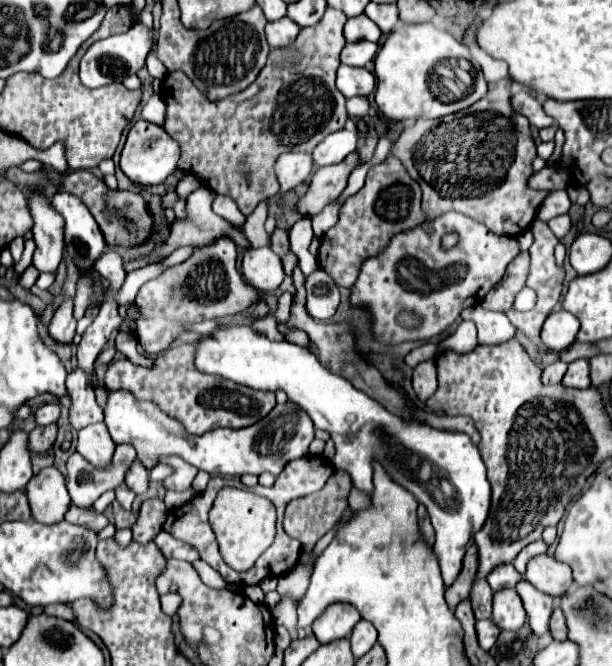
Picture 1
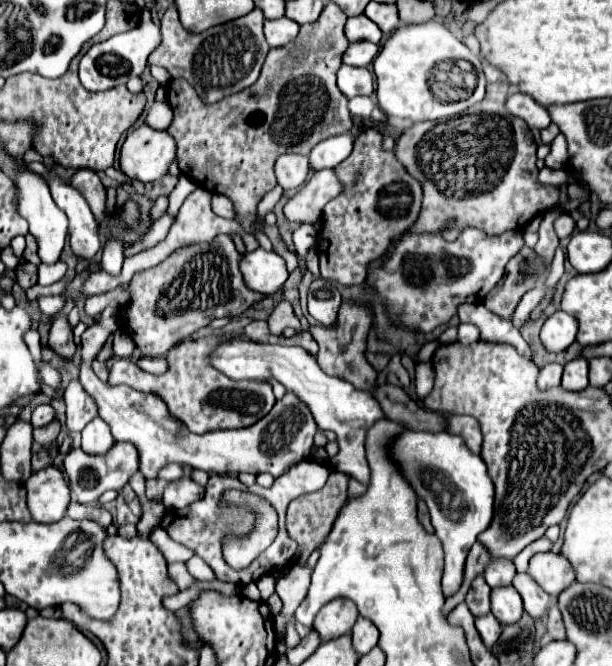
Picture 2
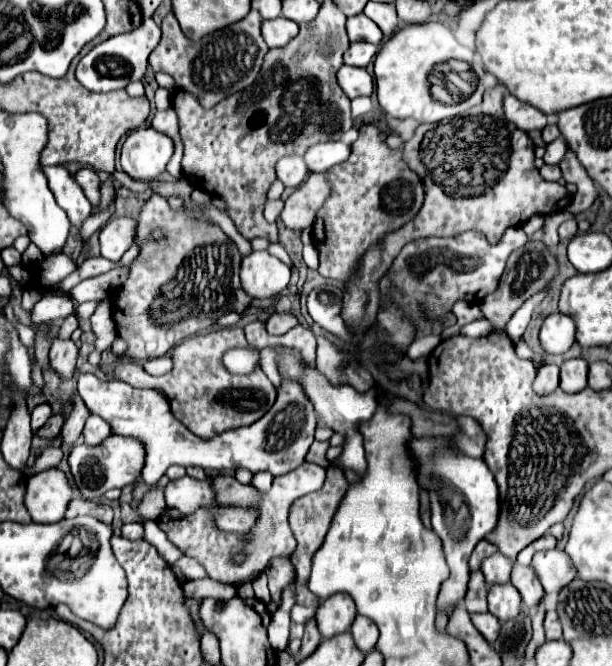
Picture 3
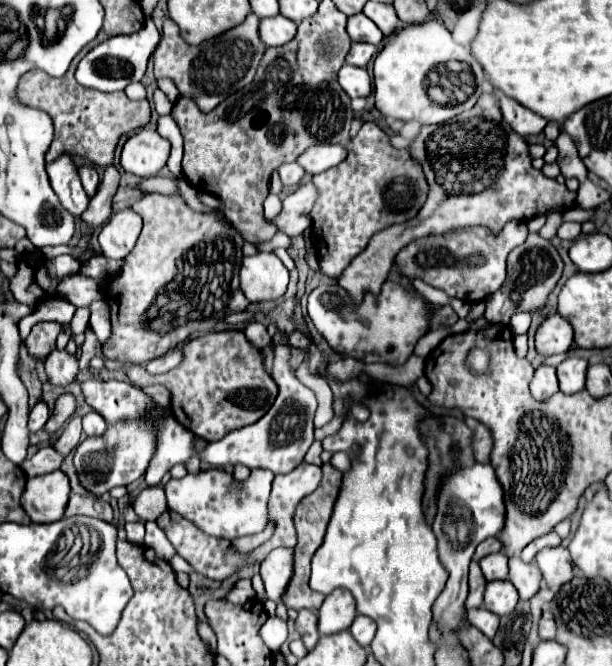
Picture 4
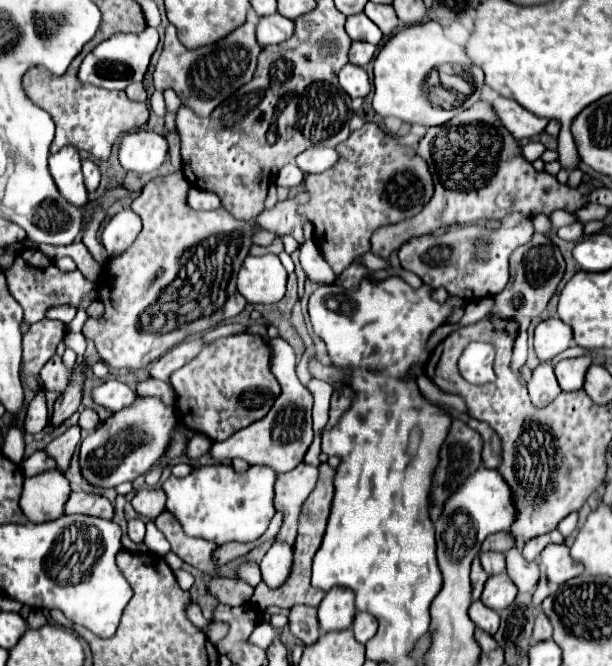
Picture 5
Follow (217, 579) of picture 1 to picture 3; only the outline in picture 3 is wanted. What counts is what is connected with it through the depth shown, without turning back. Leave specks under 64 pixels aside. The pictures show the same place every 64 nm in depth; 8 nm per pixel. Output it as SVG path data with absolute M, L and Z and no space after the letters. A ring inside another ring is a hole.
M188 556L180 558L180 560L176 562L176 566L180 566L180 570L184 572L184 576L186 576L188 580L206 578L206 576L208 576L208 574L204 572L204 566L202 566L198 560L192 560L192 558L188 558Z

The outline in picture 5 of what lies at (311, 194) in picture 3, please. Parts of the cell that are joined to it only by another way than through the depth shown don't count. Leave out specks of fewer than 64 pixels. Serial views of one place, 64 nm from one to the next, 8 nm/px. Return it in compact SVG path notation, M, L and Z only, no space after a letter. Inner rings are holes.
M302 190L298 196L278 202L274 210L264 210L260 214L260 226L272 230L274 234L294 236L298 242L304 242L302 226L306 222L304 216L298 214L298 208L308 202L308 190Z

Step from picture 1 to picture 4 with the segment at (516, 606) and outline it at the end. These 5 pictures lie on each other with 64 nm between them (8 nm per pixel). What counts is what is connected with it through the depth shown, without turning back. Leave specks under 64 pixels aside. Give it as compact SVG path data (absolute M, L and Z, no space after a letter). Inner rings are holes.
M508 580L488 582L486 592L484 592L486 610L490 610L498 616L506 616L508 612L516 610L516 604L518 604L518 592Z

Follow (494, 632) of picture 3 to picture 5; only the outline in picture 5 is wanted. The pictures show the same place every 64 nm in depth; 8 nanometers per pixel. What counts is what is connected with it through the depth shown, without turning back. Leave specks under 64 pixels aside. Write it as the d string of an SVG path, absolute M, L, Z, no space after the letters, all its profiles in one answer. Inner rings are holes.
M472 602L468 614L470 614L470 620L472 620L478 628L482 628L484 632L488 632L490 636L496 632L496 628L498 628L498 624L500 624L498 612L486 608L482 602Z

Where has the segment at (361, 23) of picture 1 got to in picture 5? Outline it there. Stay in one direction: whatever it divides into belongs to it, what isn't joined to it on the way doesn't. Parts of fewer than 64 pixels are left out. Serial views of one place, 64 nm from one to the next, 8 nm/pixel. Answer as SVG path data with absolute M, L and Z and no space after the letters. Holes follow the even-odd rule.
M354 14L346 20L346 32L352 40L364 40L374 46L380 44L382 32L380 28L366 16L366 14Z

